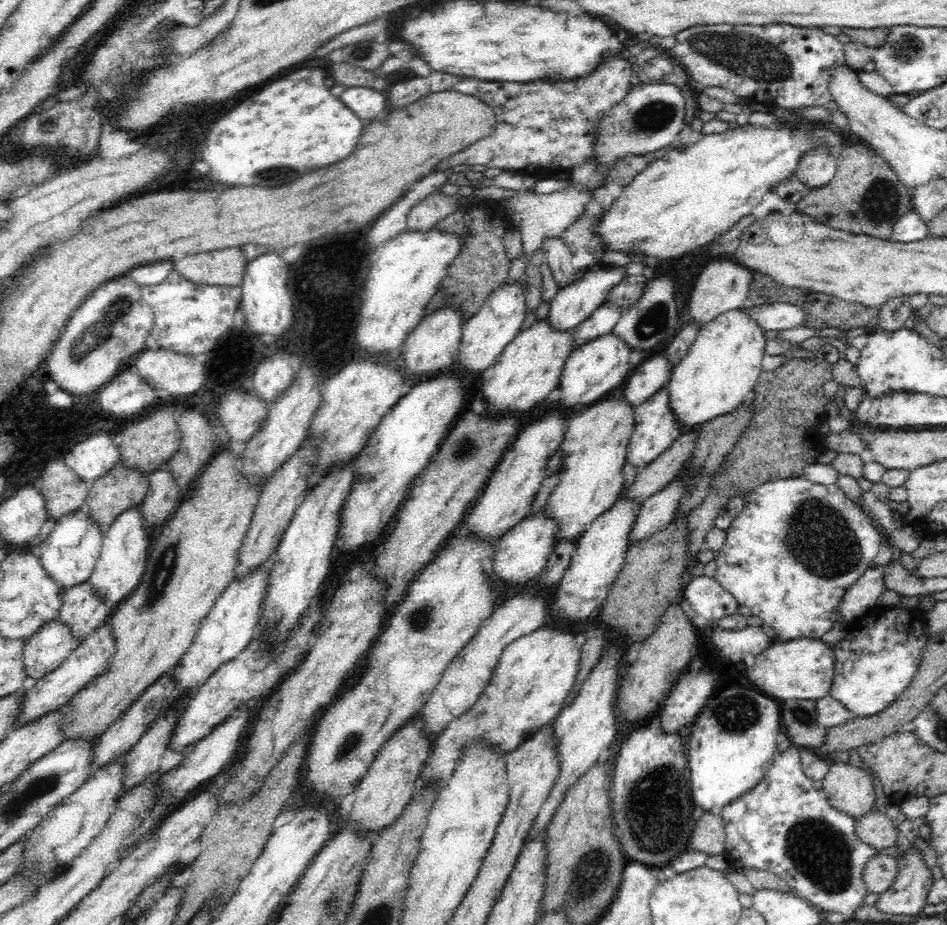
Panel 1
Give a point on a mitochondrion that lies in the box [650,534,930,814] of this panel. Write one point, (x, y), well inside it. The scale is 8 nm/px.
(739, 715)

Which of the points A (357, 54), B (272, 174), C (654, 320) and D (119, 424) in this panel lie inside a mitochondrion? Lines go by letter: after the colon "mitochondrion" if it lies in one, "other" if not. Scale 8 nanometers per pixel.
A: mitochondrion
B: mitochondrion
C: mitochondrion
D: other

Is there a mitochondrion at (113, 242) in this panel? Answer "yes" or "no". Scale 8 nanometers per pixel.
no

